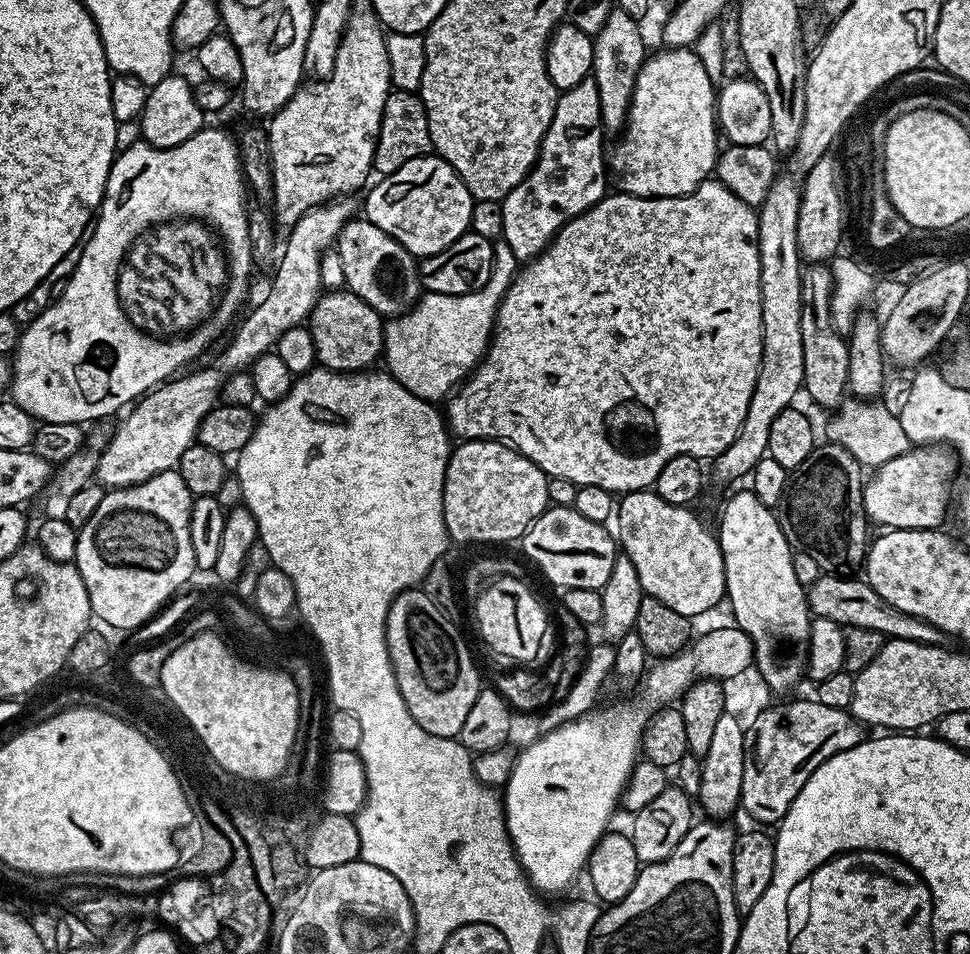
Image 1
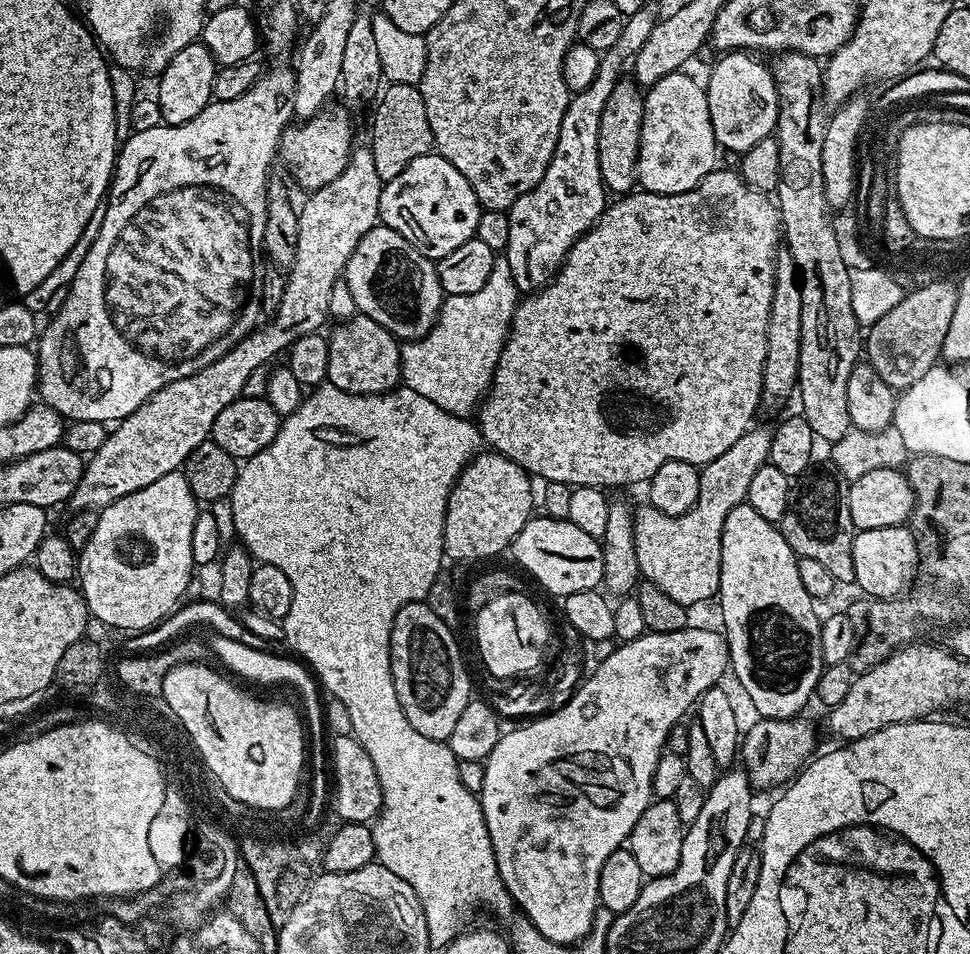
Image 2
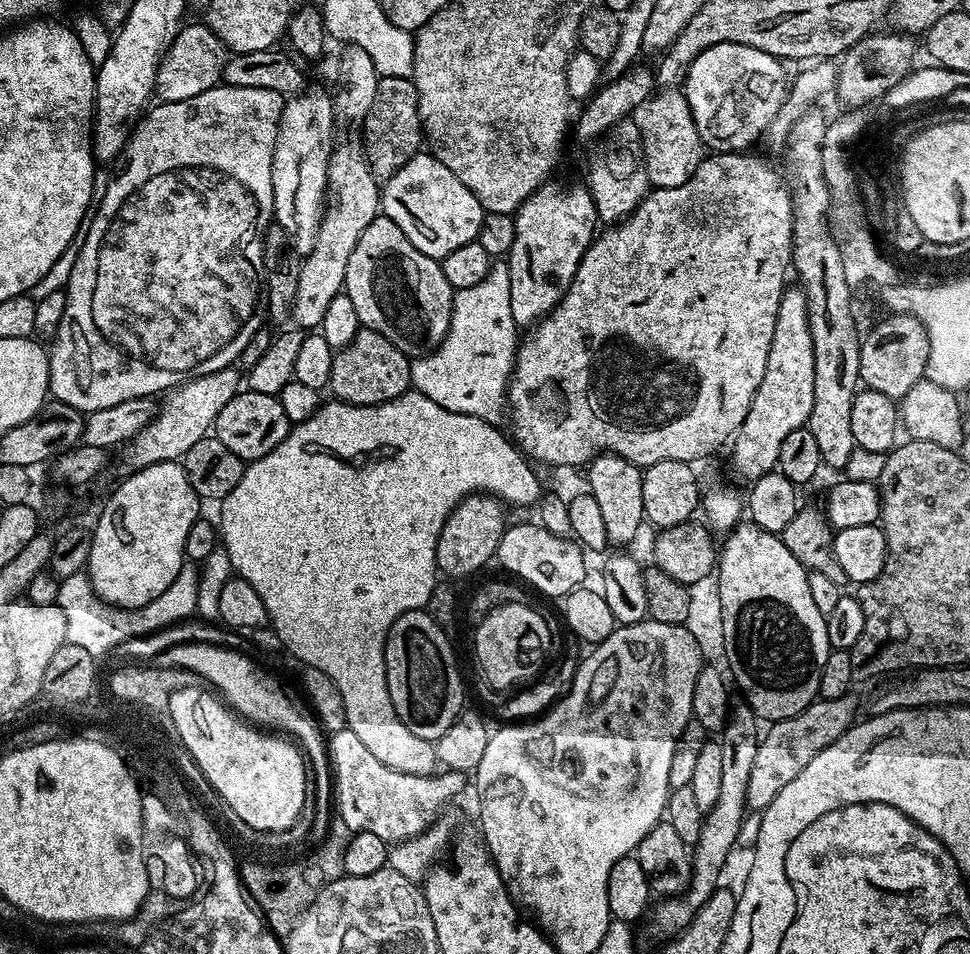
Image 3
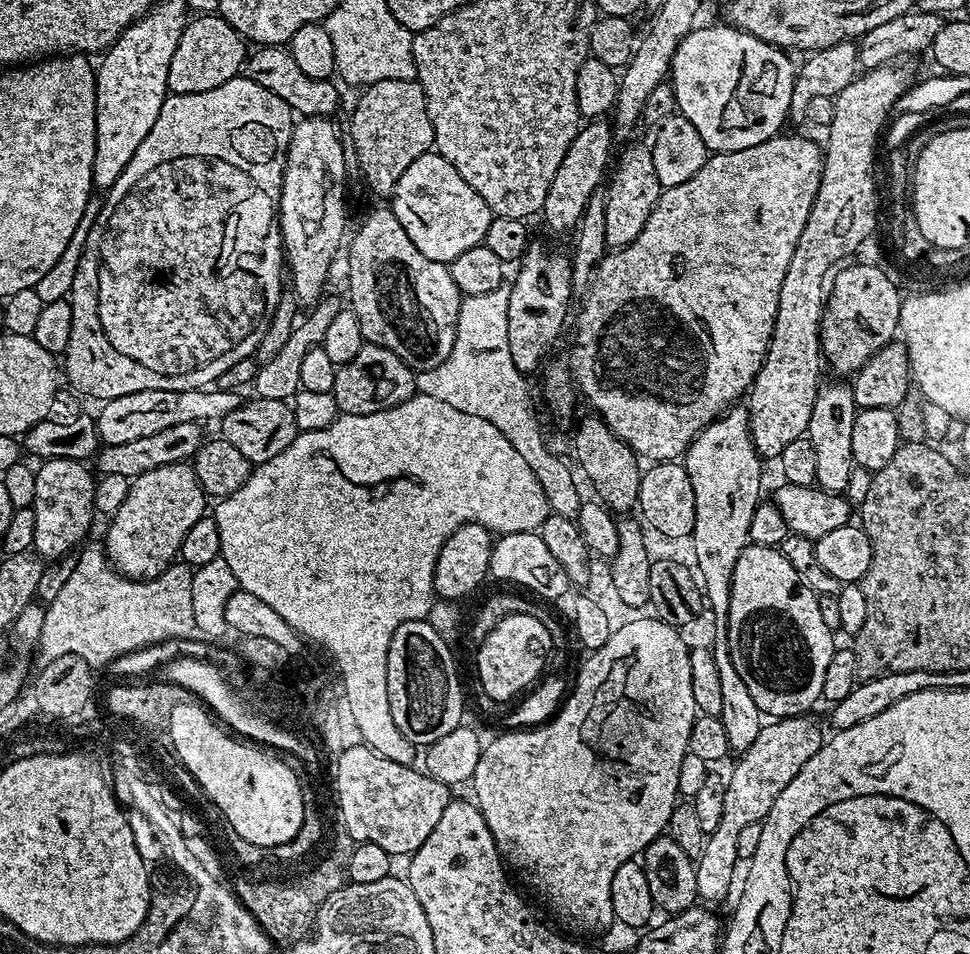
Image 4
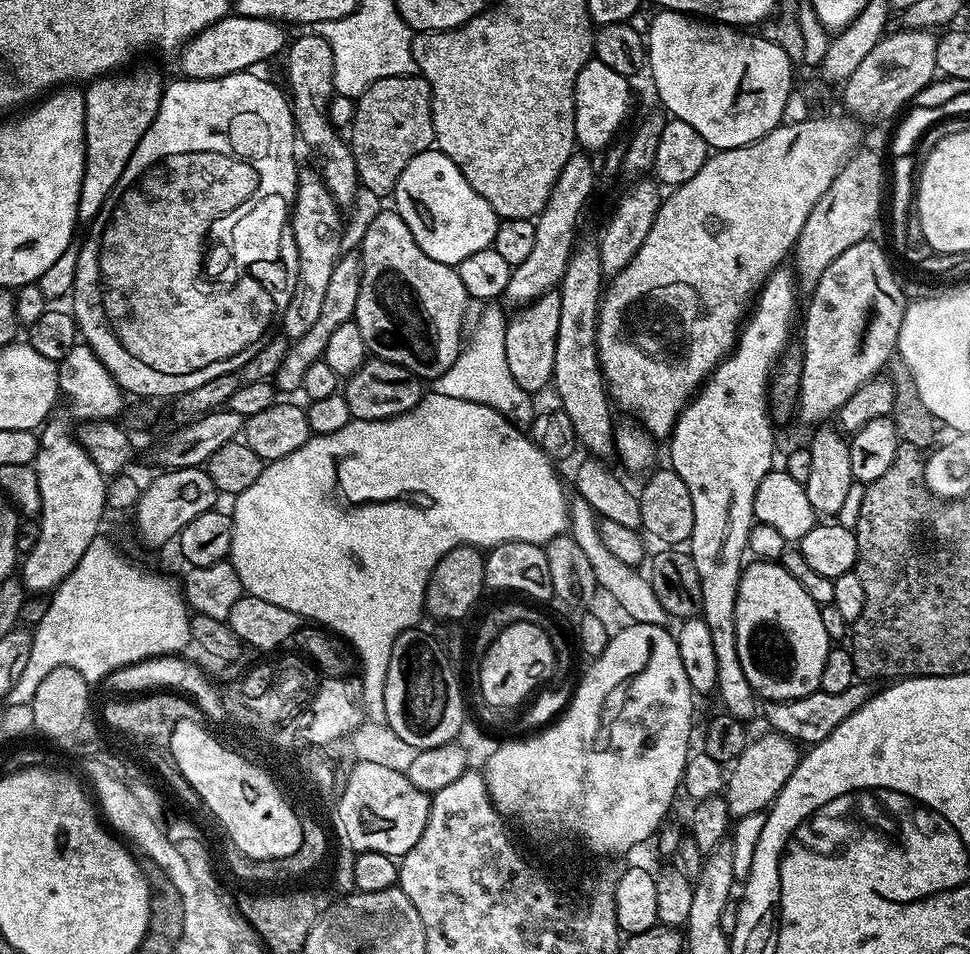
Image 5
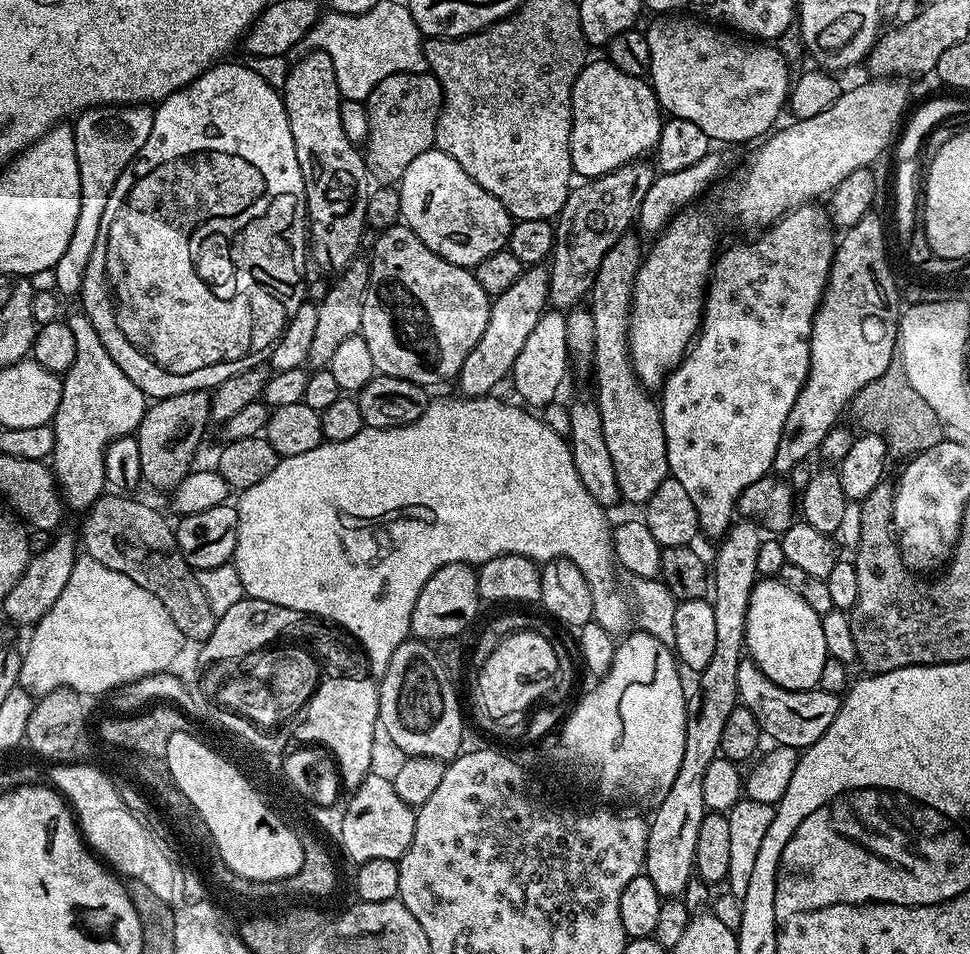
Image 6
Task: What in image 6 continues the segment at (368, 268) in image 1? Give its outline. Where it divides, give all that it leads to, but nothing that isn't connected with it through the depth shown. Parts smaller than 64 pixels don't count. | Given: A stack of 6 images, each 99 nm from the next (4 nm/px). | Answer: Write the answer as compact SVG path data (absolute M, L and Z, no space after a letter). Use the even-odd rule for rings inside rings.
M393 223L391 228L379 233L376 245L370 255L368 270L368 289L364 295L362 306L362 326L360 335L366 346L370 346L370 355L374 357L374 366L382 376L406 378L415 384L433 386L443 380L459 377L462 362L466 362L466 354L482 338L482 330L486 330L492 305L490 298L478 286L475 271L457 264L446 262L438 254L434 254L403 223Z

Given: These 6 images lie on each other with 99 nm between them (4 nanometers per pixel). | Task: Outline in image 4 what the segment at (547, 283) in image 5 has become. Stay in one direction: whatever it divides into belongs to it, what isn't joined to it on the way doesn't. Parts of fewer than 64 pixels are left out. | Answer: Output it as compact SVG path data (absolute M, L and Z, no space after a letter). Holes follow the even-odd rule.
M604 118L589 119L581 127L574 142L570 142L558 170L554 173L554 182L550 182L550 190L546 194L546 202L542 209L544 224L550 231L571 233L575 229L590 198L605 183L606 173L609 171L613 156L614 141L611 123Z

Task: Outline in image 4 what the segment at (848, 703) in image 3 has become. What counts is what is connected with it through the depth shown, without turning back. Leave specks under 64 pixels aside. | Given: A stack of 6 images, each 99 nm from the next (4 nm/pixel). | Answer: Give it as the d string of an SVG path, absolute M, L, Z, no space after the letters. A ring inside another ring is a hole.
M808 714L785 716L765 723L761 727L758 738L754 738L754 746L739 753L740 761L737 762L732 776L730 772L727 777L728 785L726 786L726 798L722 802L722 818L718 822L718 826L714 826L714 830L707 833L702 854L694 861L696 881L698 882L696 894L701 901L716 906L719 900L727 898L728 891L732 888L732 879L736 876L736 864L741 863L738 854L738 837L742 835L742 830L746 830L746 826L751 824L760 824L768 817L768 811L774 806L778 794L782 794L786 790L786 786L790 786L790 782L798 774L798 770L802 770L802 766L806 766L806 762L810 762L810 758L814 758L814 754L818 754L818 750L823 746L826 732L823 732L810 717L811 715Z

